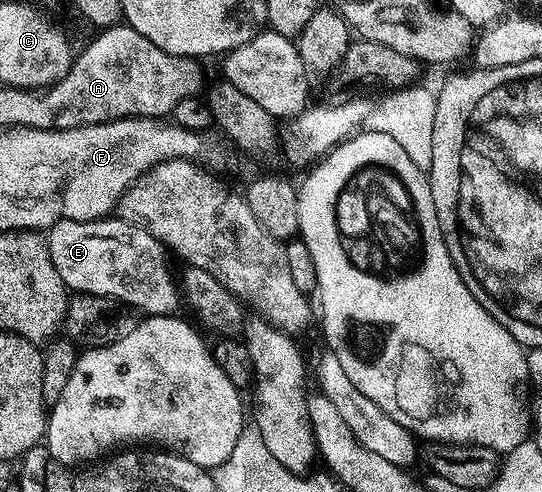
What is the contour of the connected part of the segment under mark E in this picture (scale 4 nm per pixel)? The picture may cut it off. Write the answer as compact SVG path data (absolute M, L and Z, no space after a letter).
M107 216L97 222L77 222L62 220L50 227L48 231L52 264L56 264L56 272L60 272L60 280L64 280L67 291L74 294L94 294L98 298L127 302L135 306L146 316L155 314L173 315L180 304L180 290L176 280L170 276L170 266L166 263L167 253L162 243L157 242L148 232L130 222L123 222L117 216Z

